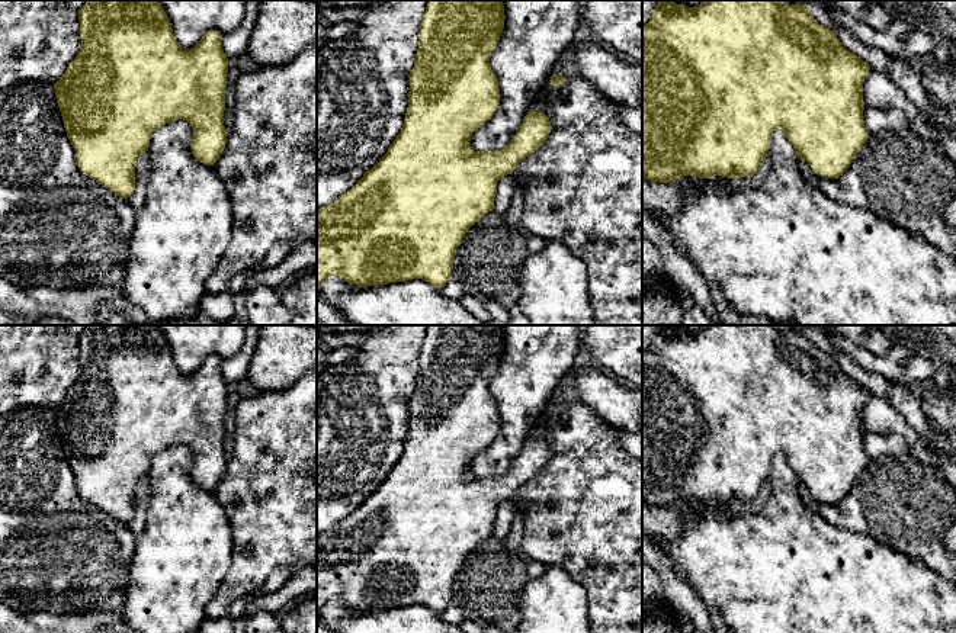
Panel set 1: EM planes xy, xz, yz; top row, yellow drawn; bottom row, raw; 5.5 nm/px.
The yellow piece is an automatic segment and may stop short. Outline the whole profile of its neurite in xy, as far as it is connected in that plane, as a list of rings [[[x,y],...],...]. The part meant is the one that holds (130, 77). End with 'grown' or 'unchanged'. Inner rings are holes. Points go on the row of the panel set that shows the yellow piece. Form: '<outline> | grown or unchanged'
[[[87,0],[77,13],[80,51],[54,89],[81,173],[116,196],[128,199],[135,190],[137,158],[148,151],[153,132],[177,119],[187,121],[193,128],[190,144],[193,157],[214,166],[228,136],[224,126],[228,58],[221,45],[222,35],[218,30],[208,30],[193,48],[183,49],[158,0]]] | unchanged

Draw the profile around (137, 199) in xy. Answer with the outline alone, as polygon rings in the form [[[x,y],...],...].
[[[144,152],[137,158],[135,163],[135,190],[126,199],[128,203],[135,209],[141,209],[145,200],[145,187],[150,179],[150,160],[148,152]]]

